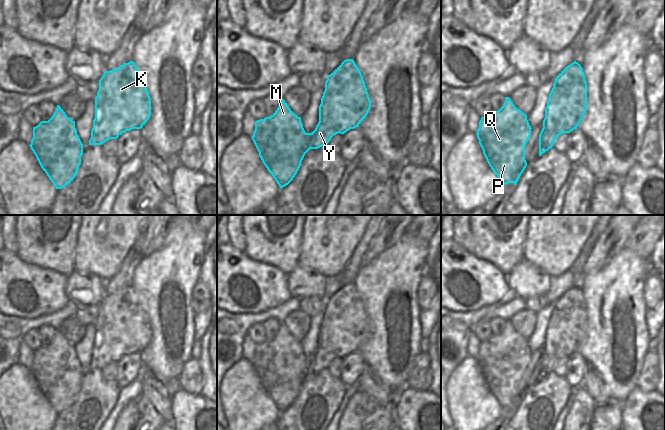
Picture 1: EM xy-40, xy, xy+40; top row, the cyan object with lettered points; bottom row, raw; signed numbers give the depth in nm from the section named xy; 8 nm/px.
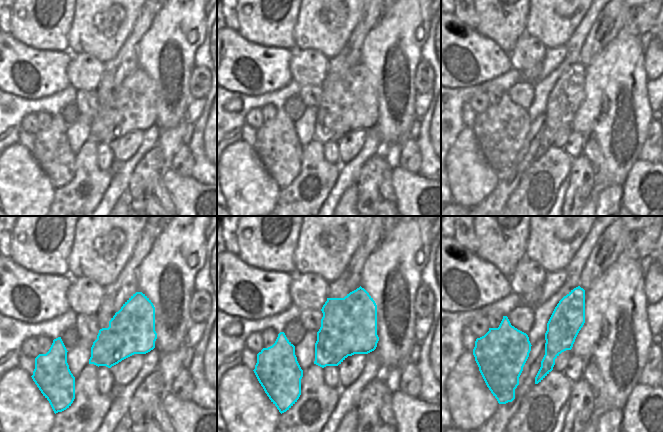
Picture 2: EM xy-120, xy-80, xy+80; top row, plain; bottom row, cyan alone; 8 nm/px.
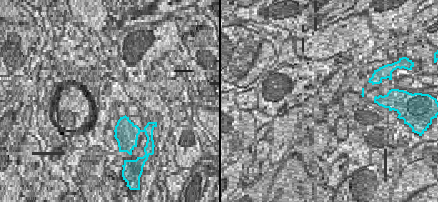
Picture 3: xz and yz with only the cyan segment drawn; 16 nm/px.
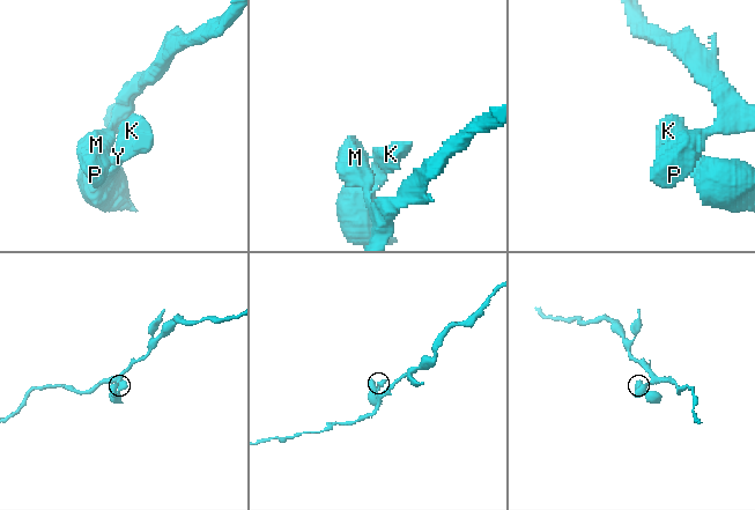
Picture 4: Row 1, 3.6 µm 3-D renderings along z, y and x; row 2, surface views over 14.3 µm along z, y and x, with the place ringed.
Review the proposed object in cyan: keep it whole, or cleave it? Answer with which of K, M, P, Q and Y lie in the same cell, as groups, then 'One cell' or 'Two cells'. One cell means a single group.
Groups: K M P Q Y. One cell.

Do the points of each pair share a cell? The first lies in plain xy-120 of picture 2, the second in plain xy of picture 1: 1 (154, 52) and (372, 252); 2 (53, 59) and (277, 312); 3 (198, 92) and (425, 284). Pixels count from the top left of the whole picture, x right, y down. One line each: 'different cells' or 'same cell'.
1: different cells
2: different cells
3: same cell

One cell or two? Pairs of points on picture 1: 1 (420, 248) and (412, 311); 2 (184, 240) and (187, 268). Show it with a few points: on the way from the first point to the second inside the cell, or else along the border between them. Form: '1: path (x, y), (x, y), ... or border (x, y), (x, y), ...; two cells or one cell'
1: path (411, 264), (411, 295); one cell
2: path (184, 247), (184, 261); one cell

